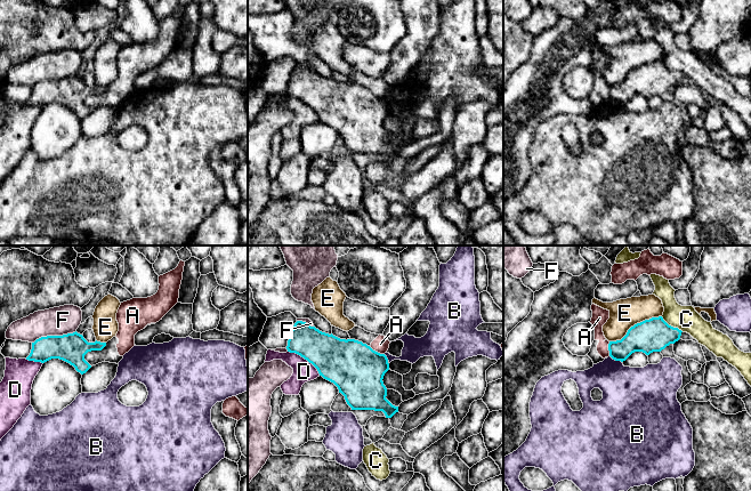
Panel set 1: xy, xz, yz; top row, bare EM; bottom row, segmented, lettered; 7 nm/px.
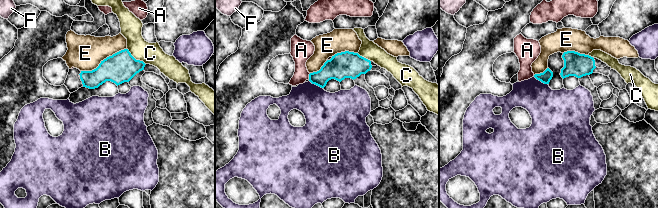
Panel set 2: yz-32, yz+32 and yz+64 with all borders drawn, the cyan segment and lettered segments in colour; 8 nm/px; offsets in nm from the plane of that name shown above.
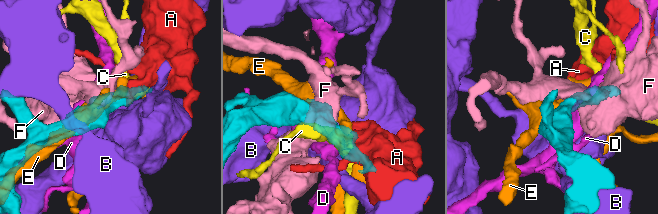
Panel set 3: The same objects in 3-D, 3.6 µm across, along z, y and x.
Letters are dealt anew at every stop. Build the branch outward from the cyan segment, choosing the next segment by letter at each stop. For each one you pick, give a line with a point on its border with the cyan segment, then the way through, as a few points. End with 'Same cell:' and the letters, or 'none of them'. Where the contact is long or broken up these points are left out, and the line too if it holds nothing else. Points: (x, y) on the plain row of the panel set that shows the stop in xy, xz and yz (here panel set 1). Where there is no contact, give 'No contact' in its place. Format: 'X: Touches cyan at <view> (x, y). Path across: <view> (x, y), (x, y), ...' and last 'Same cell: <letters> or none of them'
Same cell: none of them

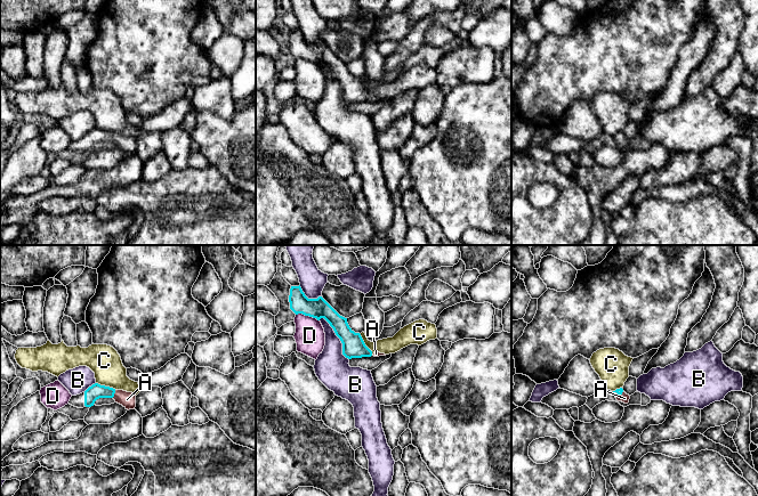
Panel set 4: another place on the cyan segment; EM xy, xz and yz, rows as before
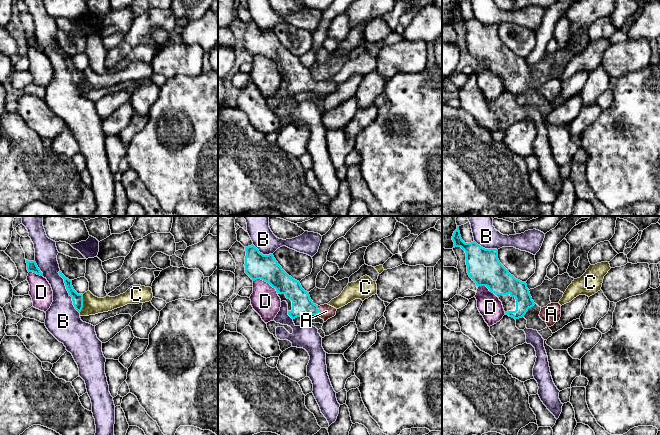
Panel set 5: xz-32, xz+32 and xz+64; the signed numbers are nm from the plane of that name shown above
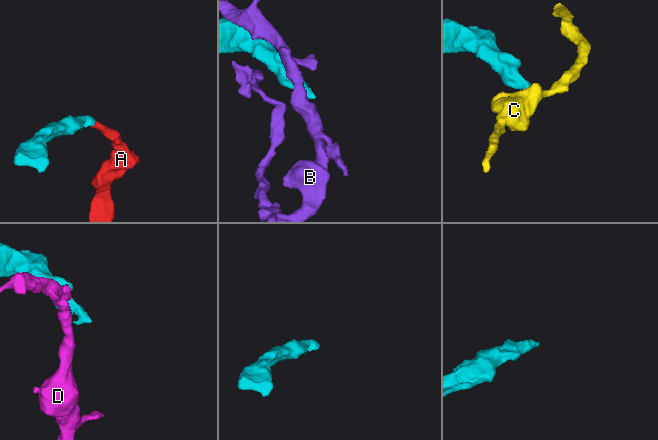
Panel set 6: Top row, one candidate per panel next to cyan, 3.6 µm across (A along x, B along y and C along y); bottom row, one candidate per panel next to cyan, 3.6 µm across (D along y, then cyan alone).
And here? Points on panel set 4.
A: Touches cyan at xy (114, 137). Path across: xy (96, 136), (114, 137), (127, 144)
Same cell: A

